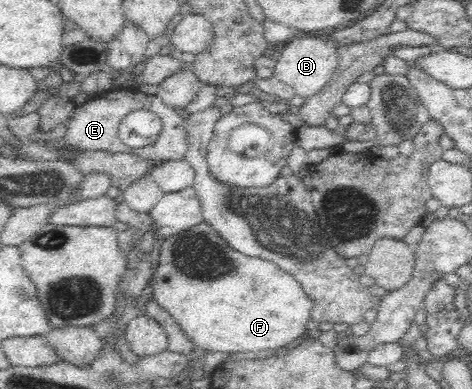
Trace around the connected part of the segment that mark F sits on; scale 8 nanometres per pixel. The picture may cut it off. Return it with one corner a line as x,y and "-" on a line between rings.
204,222
193,226
192,228
182,231
180,234
164,239
158,260
156,272
151,275
151,297
154,302
160,304
166,313
170,313
174,321
180,326
184,335
192,341
195,348
206,350
207,352
267,352
268,350
276,350
283,347
291,347
298,344
306,337
306,324
312,320
312,308
314,303
310,301
308,295
304,292
302,285
289,273
280,270
274,262
266,262
262,258
250,257
236,252
233,248
227,245
227,242
209,225

